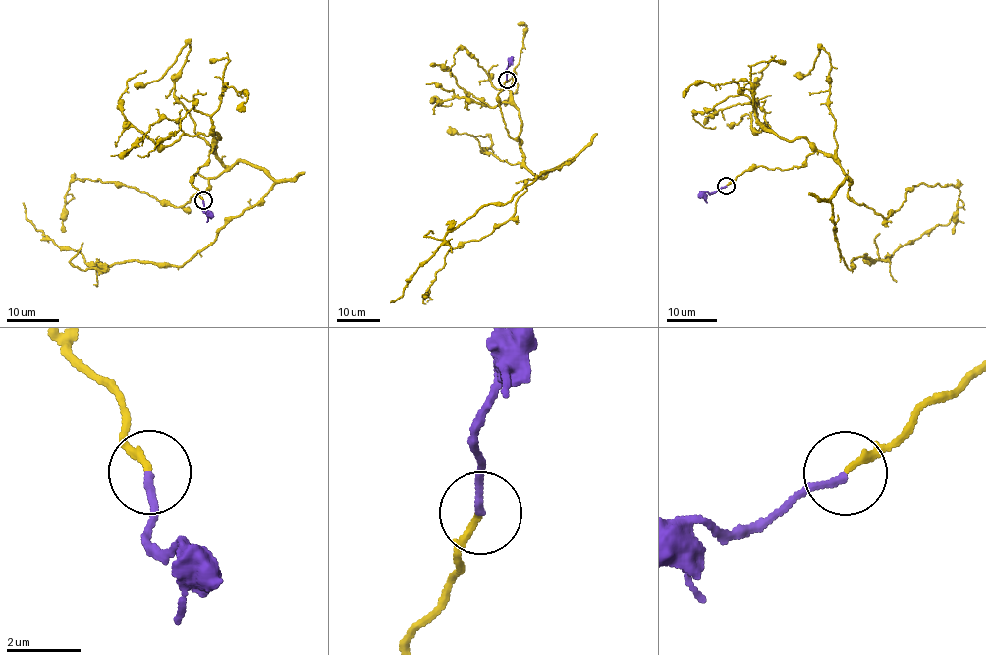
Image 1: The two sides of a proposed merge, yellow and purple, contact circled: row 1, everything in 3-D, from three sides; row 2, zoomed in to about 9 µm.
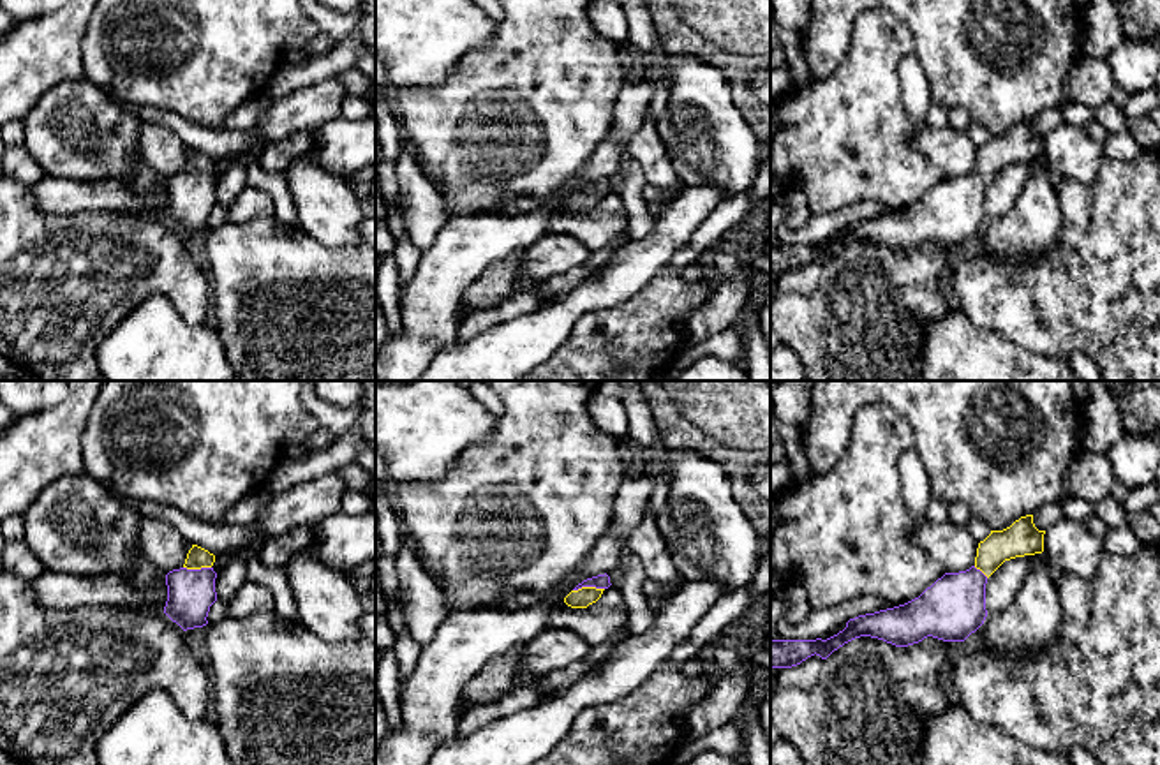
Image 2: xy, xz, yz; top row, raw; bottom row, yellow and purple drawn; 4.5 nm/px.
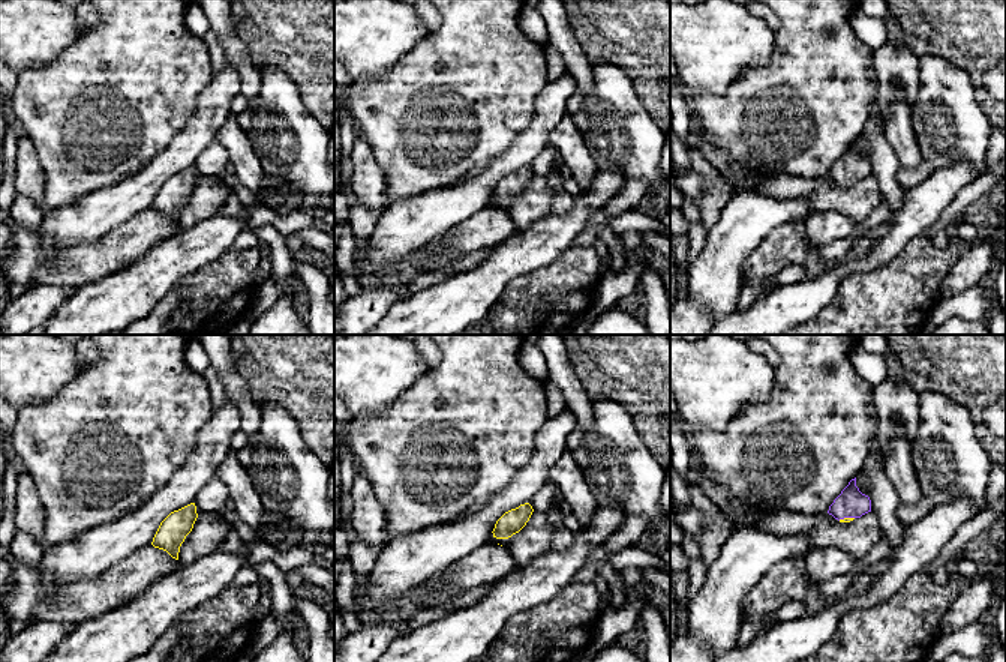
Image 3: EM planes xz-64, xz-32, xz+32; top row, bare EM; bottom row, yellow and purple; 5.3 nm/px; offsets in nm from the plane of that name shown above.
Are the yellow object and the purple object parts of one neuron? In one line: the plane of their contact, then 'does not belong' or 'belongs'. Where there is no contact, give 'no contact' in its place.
contact in xz; belongs

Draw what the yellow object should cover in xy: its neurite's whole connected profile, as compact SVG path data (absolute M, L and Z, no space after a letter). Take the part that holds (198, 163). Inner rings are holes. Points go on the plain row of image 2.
M192 150L185 169L166 180L167 206L164 219L183 236L208 229L210 212L217 206L213 167L213 159Z

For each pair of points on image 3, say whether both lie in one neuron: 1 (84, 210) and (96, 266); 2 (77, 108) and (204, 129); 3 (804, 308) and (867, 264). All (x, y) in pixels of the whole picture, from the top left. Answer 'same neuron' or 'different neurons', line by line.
1: different neurons
2: different neurons
3: same neuron

